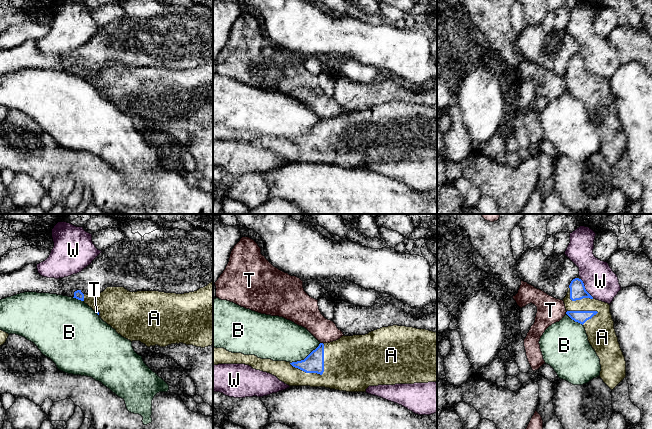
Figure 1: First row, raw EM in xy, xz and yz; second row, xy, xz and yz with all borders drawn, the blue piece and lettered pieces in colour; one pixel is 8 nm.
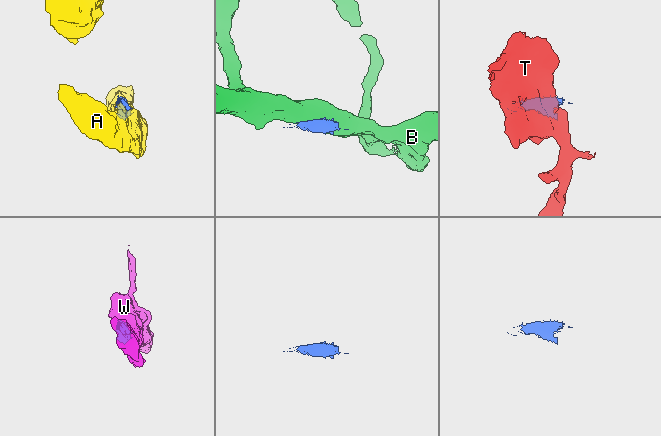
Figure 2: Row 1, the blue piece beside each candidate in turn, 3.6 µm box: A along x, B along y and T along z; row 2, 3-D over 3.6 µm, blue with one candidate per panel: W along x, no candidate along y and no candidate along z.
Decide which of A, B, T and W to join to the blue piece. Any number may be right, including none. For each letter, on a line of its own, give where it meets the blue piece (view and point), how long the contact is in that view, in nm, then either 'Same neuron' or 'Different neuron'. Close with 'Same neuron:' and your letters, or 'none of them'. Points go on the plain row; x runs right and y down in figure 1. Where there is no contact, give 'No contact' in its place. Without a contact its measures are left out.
A: Touches blue at xz (320, 150). Shared border 320 nm. Same neuron
B: Touches blue at xz (306, 133). Shared border 300 nm. Different neuron
T: Touches blue at xz (322, 119). Shared border 40 nm. Different neuron
W: Touches blue at yz (584, 64). Shared border 190 nm. Different neuron
Same neuron: A

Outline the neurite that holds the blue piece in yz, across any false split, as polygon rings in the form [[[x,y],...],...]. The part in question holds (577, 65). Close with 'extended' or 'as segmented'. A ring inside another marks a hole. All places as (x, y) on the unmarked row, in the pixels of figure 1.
[[[578,52],[563,75],[566,90],[582,100],[588,117],[600,135],[600,154],[613,166],[626,153],[626,137],[614,105],[608,79],[594,75]]] | extended

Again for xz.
[[[388,102],[365,111],[342,112],[330,119],[320,119],[304,136],[297,138],[261,135],[255,131],[232,129],[224,124],[213,123],[213,141],[245,140],[253,145],[270,149],[289,162],[325,163],[346,168],[366,168],[369,162],[437,159],[437,109],[426,105],[406,102]]] | extended

